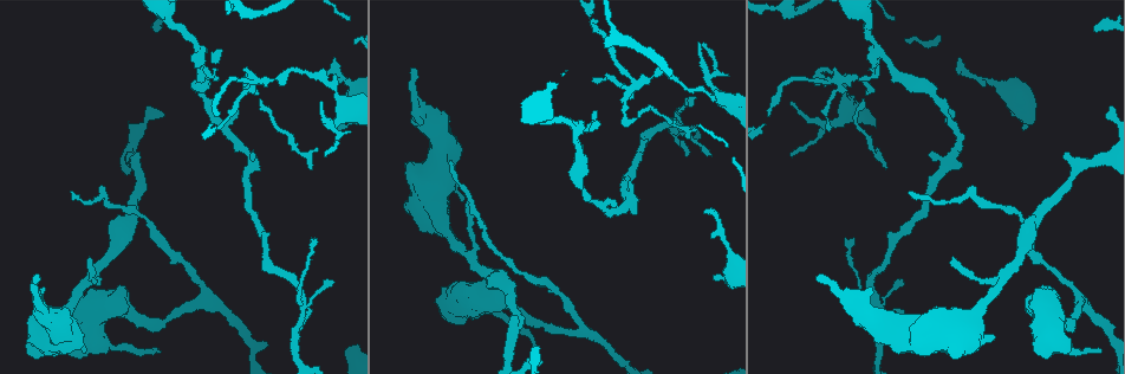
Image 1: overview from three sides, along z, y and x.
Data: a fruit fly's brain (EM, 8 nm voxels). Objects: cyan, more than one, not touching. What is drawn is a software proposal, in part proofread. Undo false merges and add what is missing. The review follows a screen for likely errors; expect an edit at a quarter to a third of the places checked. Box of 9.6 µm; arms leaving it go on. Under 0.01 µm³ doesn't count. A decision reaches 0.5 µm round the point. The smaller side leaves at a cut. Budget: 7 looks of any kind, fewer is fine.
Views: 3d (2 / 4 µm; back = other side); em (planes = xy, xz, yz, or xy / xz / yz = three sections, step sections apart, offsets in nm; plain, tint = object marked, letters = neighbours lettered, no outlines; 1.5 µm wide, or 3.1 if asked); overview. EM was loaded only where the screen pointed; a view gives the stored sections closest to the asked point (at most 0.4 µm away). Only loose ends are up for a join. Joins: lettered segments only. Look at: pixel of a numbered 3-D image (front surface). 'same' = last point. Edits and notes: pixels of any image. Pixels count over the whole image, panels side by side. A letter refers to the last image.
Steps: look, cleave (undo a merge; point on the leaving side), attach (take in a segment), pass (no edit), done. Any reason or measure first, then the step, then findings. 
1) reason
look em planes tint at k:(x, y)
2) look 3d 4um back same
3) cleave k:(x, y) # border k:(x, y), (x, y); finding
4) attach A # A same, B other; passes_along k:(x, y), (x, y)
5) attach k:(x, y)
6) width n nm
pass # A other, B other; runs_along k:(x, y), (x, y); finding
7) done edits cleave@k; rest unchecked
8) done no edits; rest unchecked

long arm stops here
look 3d 2um at 1:(908, 192)

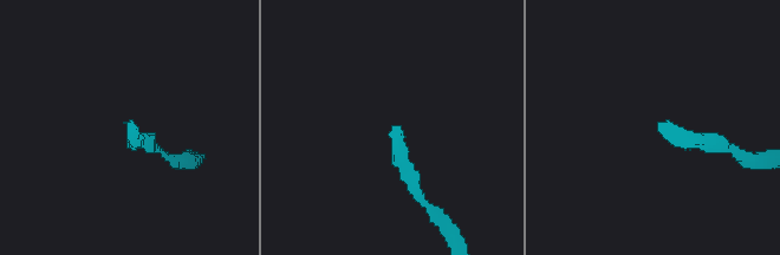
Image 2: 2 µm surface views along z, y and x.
now the EM
look em planes tint at 2:(392, 127)

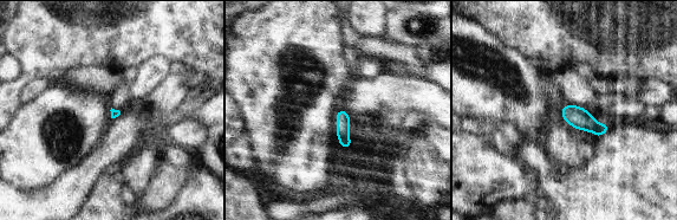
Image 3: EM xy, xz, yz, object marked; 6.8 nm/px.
look em planes letters same

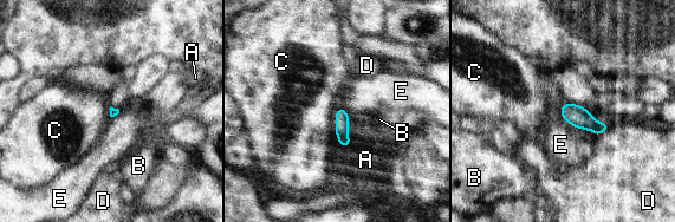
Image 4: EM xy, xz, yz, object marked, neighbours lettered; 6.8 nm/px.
pass # A other, B other, C other, D other, E other; border 4:(342, 108), (349, 116); no lettered segment goes on from it

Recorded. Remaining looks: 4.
three-way junction
look 3d 2um at 1:(1004, 279)

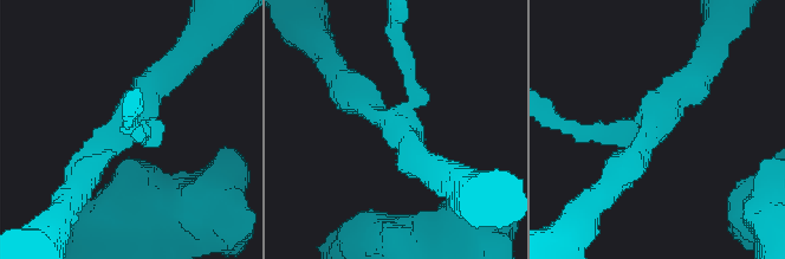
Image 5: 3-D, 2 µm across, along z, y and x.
arms 3; need the tissue
look em planes letters at 5:(654, 122)

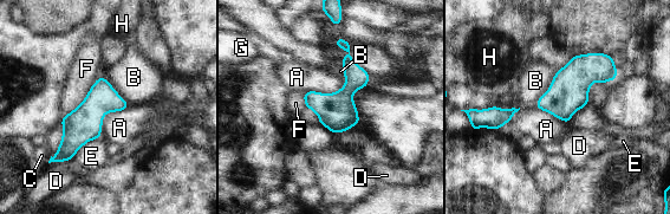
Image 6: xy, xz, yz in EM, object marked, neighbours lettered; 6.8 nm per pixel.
width 200 nm
pass # A other, B other, C other, D other, E other, F other, G other, H other; one neuron here

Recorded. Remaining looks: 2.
branch stops here
look 3d 4um at 1:(332, 59)

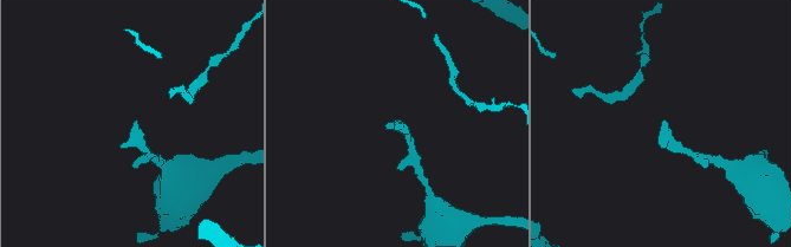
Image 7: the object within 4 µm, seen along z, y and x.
shape alone is not enough
look em planes letters at 7:(666, 121)

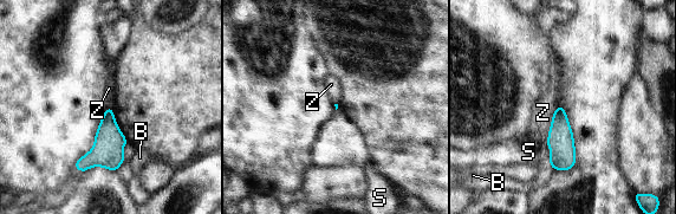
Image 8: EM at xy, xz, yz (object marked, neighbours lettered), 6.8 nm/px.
pass # B other, S other, Z other; border 8:(559, 105), (545, 142); no lettered segment goes on from it

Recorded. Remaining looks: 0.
done no edits; rest unchecked

